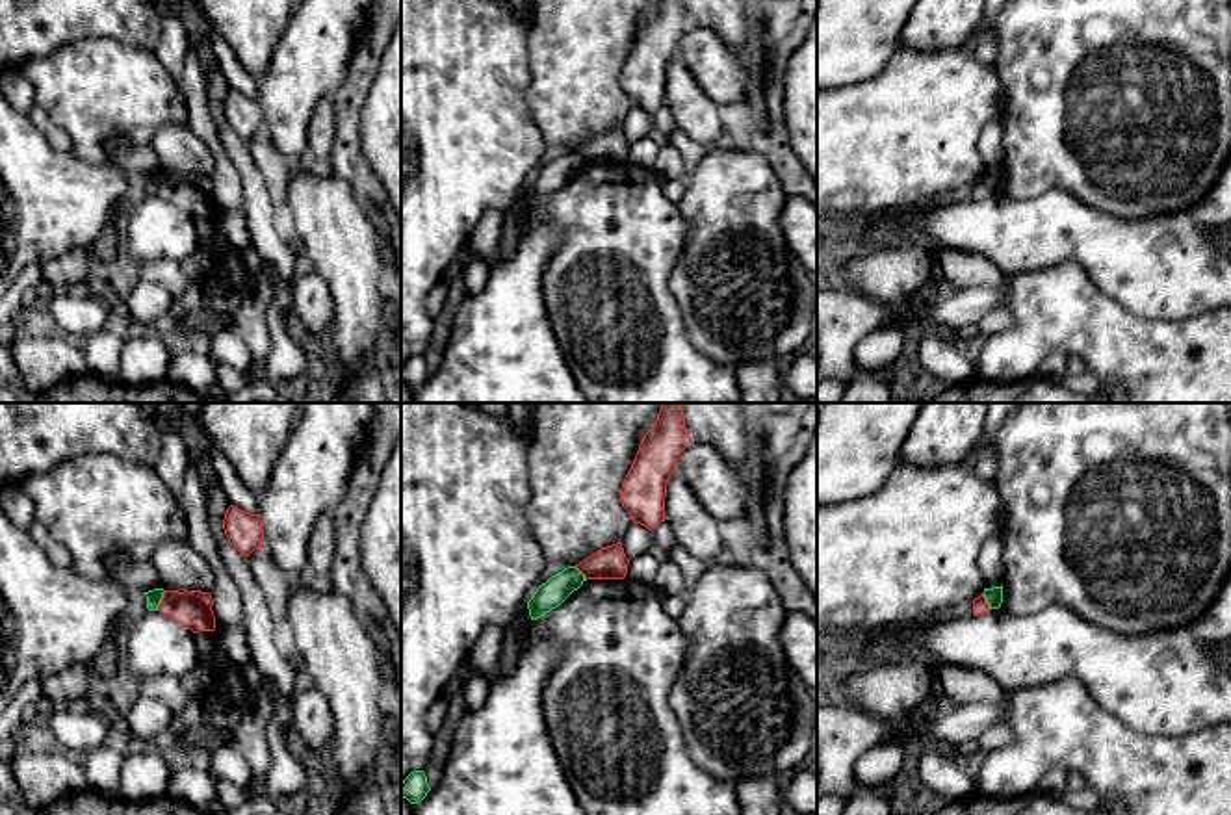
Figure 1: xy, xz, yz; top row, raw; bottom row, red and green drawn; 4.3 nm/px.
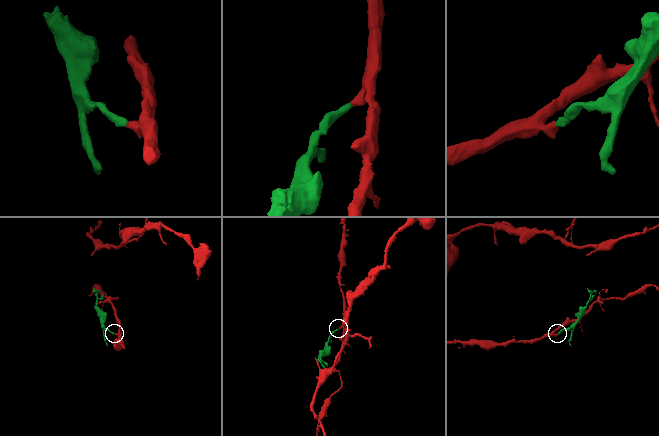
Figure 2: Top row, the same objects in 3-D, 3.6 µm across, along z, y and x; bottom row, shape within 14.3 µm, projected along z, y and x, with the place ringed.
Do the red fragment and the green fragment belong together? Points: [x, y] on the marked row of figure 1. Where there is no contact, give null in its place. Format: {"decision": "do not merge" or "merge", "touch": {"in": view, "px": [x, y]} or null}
{"decision": "do not merge", "touch": {"in": "xy", "px": [162, 600]}}

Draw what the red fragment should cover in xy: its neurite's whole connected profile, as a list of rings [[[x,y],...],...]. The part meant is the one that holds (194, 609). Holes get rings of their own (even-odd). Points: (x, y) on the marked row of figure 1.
[[[165,590],[158,611],[197,633],[215,629],[212,605],[214,600],[210,592]]]

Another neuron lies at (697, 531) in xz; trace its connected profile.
[[[678,470],[667,483],[665,522],[672,527],[676,544],[691,555],[713,561],[720,553],[719,520],[702,507]]]

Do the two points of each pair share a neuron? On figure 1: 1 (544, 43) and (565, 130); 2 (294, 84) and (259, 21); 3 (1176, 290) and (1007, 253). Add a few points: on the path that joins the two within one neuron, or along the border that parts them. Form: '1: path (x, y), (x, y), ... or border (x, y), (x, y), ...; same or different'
1: path (565, 65), (565, 108); same
2: border (290, 19), (270, 65), (257, 78); different
3: path (1133, 260), (1124, 258), (1100, 242), (1049, 242); same

